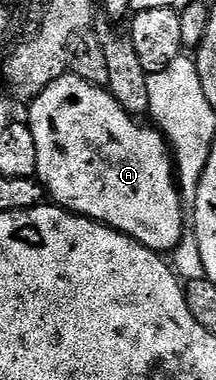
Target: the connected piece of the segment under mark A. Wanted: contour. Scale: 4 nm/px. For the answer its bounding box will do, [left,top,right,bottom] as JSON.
[28,74,188,254]

